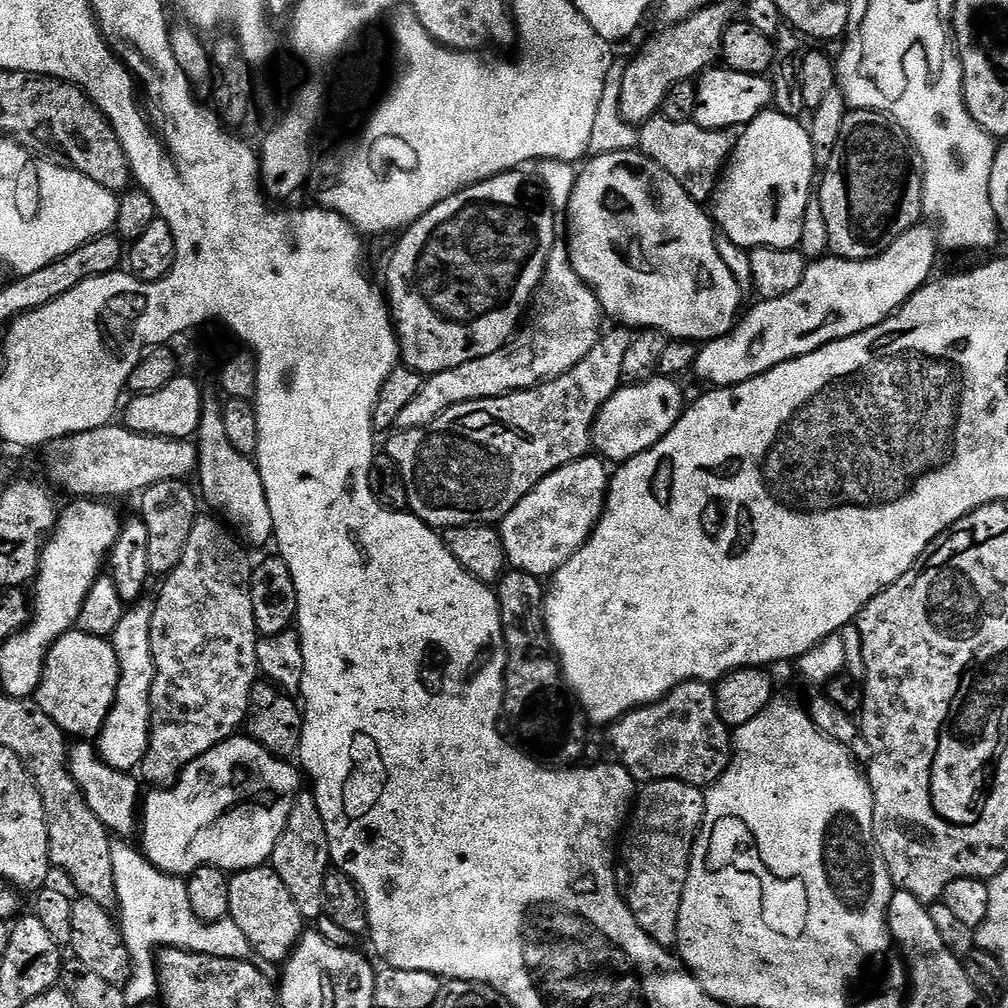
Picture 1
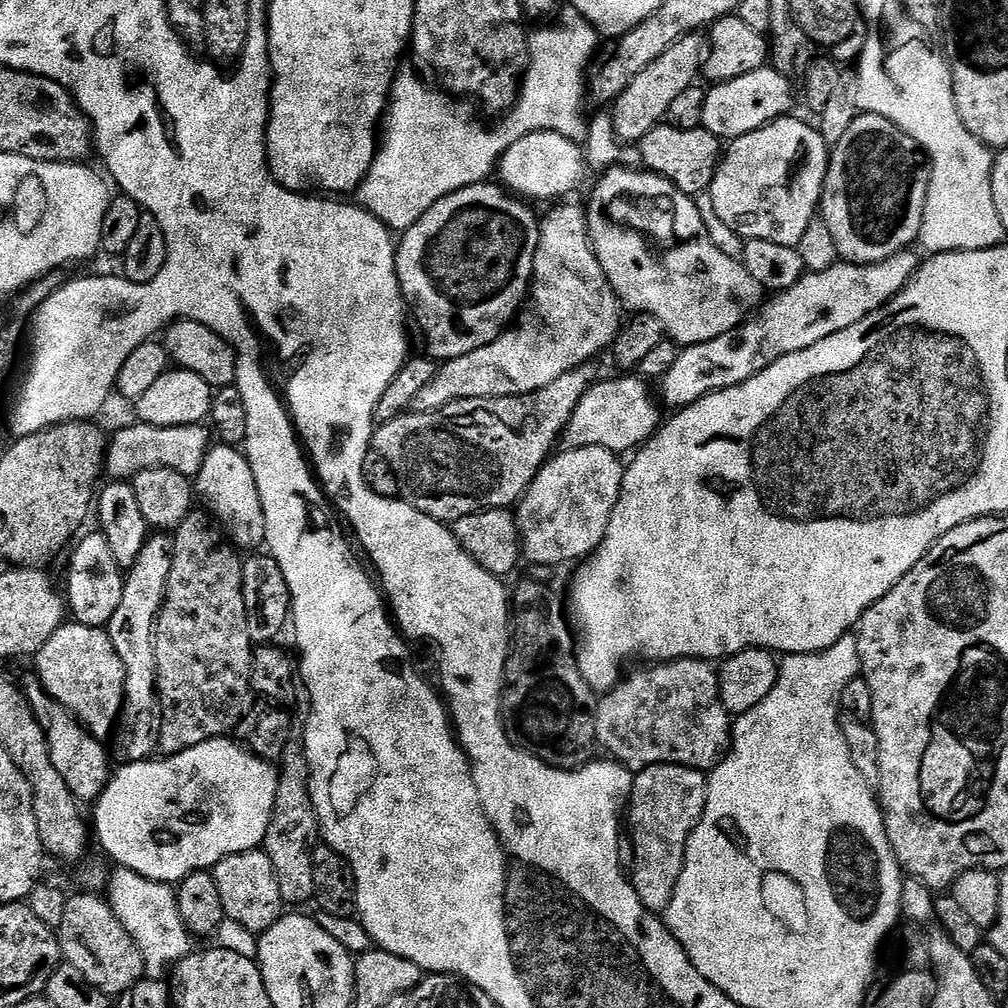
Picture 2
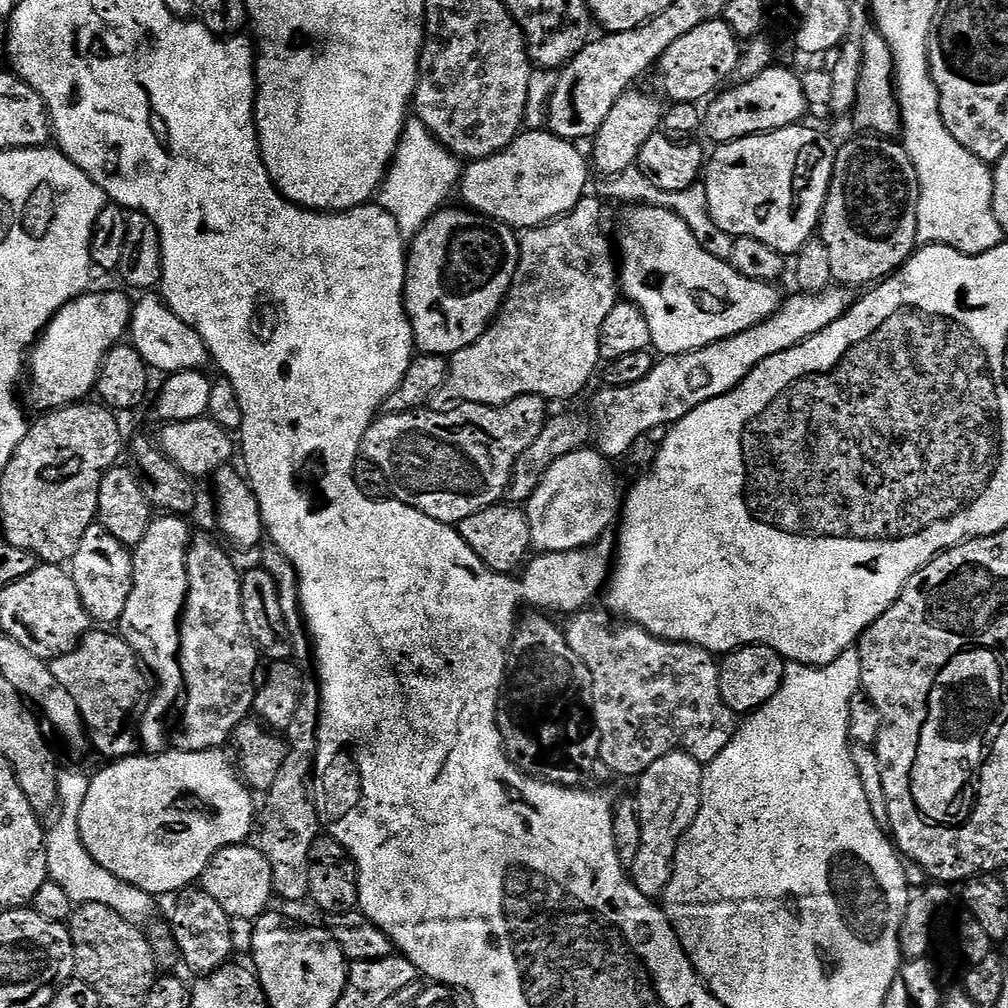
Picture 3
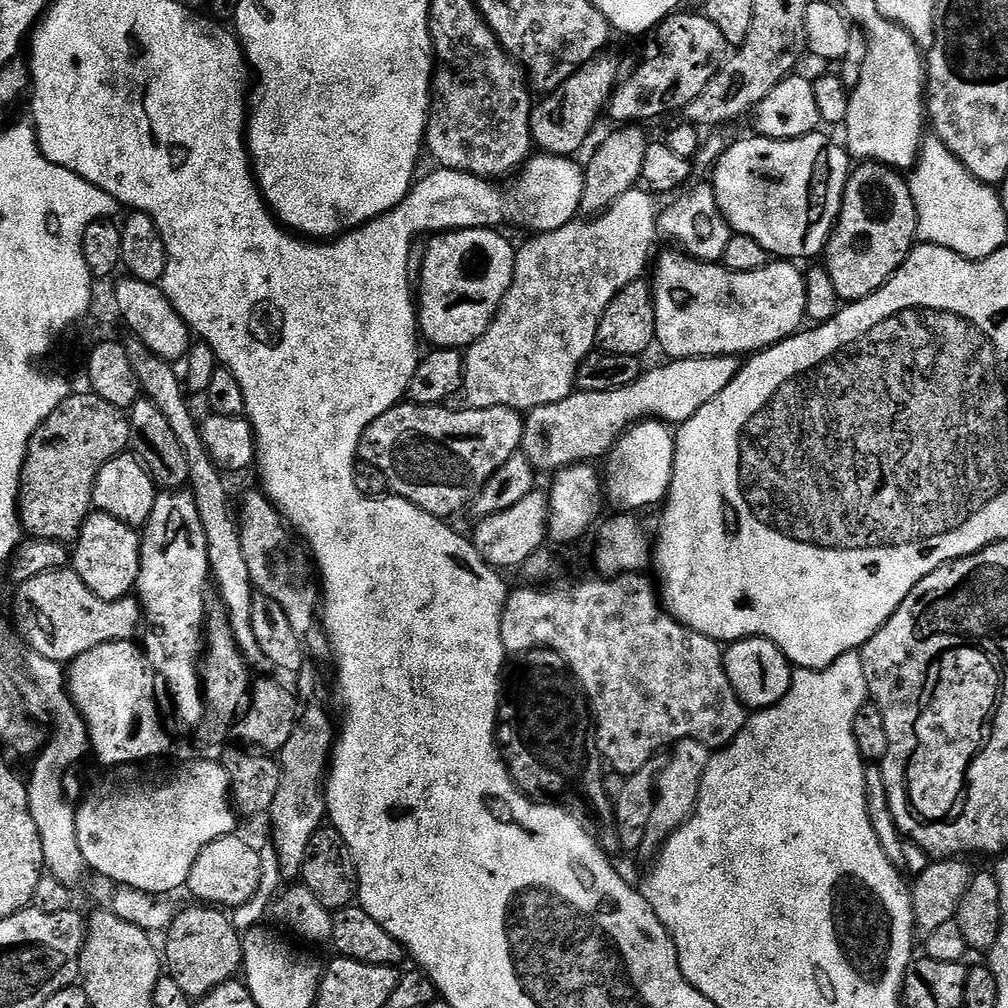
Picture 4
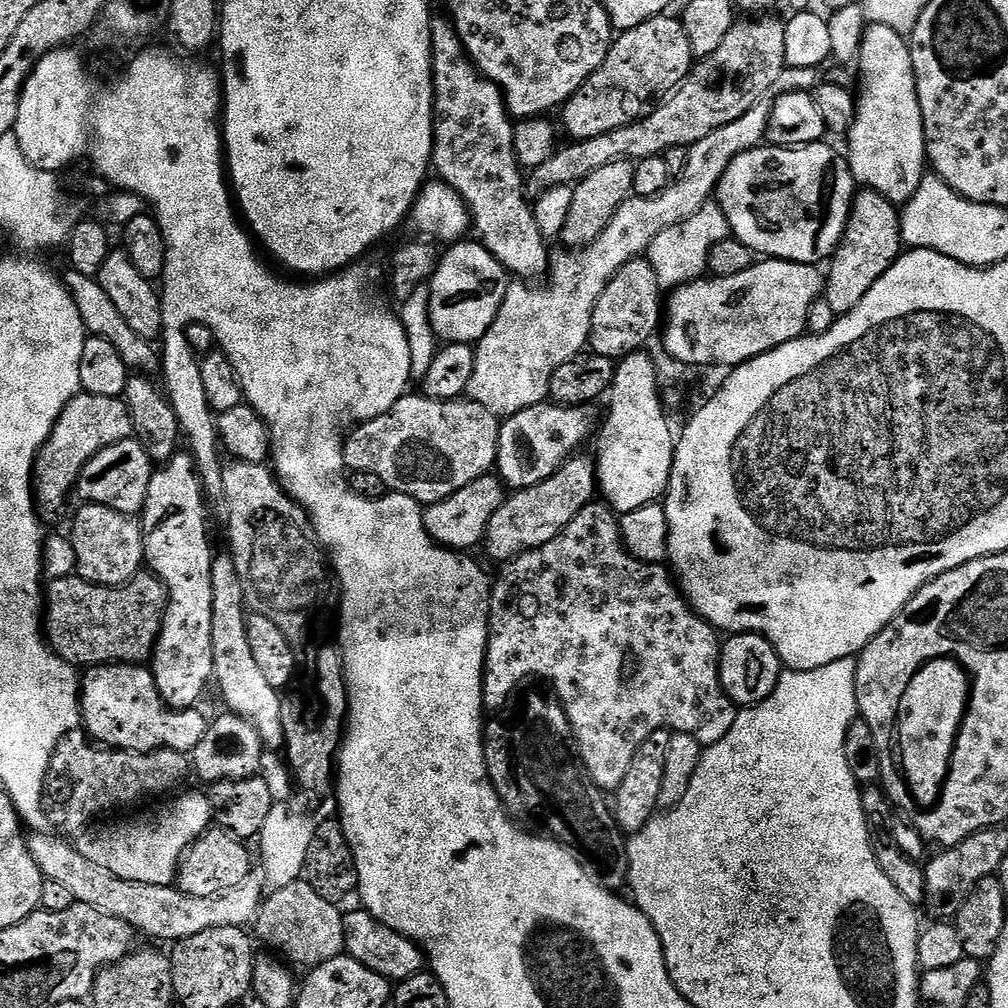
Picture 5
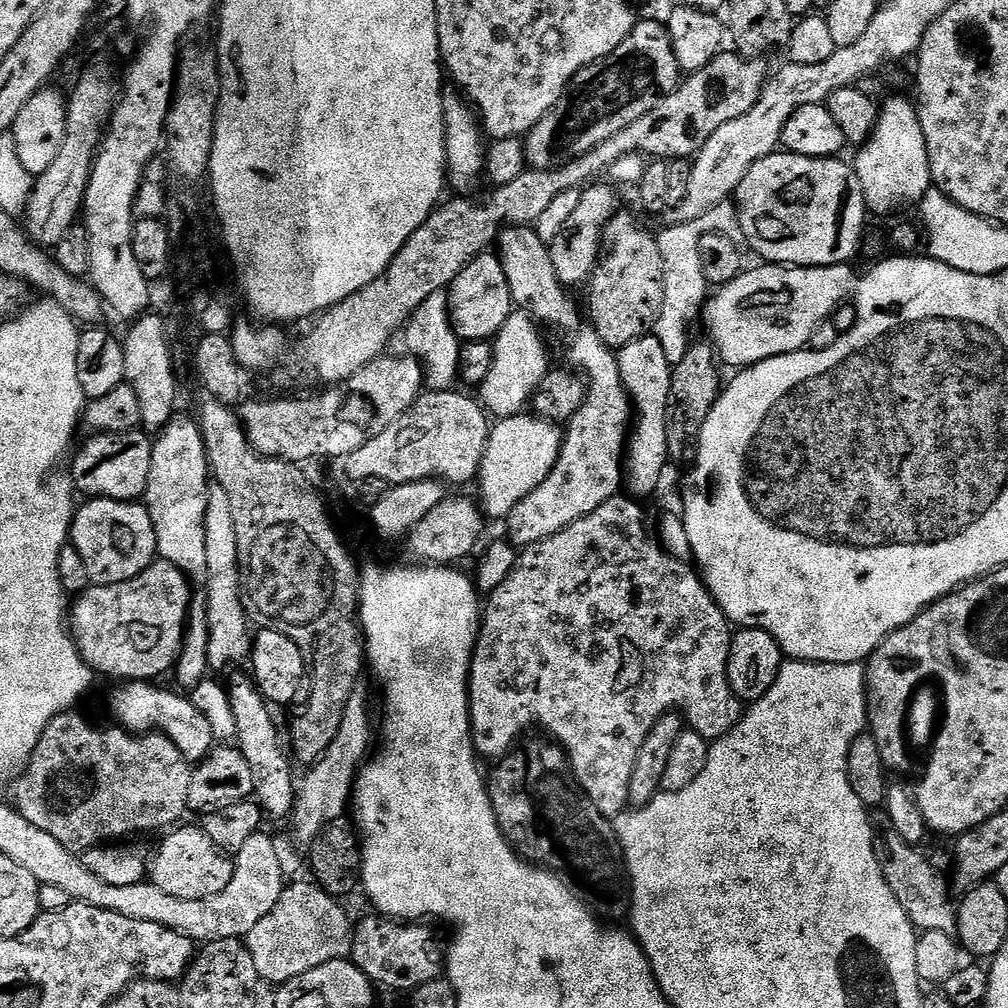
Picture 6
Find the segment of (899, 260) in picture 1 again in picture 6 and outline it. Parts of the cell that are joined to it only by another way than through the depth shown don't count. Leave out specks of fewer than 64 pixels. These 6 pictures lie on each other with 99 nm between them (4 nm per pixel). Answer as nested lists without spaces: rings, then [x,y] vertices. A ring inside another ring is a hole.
[[[517,414],[497,419],[491,425],[488,433],[486,454],[482,458],[478,473],[478,485],[480,484],[478,500],[483,511],[491,519],[493,516],[494,519],[503,521],[510,514],[510,510],[514,510],[514,506],[518,506],[518,502],[522,502],[522,498],[526,498],[526,494],[538,490],[538,486],[542,486],[542,482],[546,482],[550,470],[554,470],[554,466],[558,462],[560,448],[564,445],[565,433],[559,423],[543,420],[541,416],[535,414],[524,415]]]

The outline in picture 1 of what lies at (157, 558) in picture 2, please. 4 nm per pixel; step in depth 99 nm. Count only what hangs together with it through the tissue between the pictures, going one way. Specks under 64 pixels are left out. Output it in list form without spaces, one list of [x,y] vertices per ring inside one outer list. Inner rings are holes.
[[[136,602],[125,611],[122,622],[111,634],[110,643],[118,658],[119,681],[115,698],[103,727],[98,733],[98,751],[115,768],[136,770],[141,767],[144,751],[148,748],[149,730],[152,728],[149,690],[152,688],[152,651],[150,650],[150,622],[152,604]]]

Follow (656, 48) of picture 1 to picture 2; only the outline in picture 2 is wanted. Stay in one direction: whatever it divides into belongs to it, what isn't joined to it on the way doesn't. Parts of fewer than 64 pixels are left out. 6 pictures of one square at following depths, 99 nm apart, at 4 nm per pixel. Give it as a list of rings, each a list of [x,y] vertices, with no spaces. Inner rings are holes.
[[[700,34],[683,36],[674,46],[667,48],[656,62],[650,62],[642,74],[635,76],[626,90],[611,105],[610,113],[616,137],[625,145],[632,146],[665,119],[672,103],[701,75],[706,55],[706,40]]]

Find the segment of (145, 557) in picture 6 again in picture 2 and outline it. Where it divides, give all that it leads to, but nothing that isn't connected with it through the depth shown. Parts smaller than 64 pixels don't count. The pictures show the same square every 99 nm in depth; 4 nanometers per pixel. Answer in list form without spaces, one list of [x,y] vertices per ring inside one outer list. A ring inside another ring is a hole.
[[[92,530],[89,536],[83,536],[75,541],[71,549],[72,557],[68,560],[66,608],[75,623],[107,629],[110,618],[114,618],[118,606],[122,606],[126,572],[118,566],[118,562],[114,562],[114,554],[110,554],[110,545],[98,530]]]

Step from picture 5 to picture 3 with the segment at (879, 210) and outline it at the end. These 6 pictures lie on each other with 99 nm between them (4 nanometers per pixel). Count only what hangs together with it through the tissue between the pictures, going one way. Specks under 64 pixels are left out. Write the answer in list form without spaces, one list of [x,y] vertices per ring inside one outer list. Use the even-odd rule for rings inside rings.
[[[856,134],[853,140],[836,148],[832,181],[828,197],[825,198],[823,216],[820,217],[818,236],[830,254],[832,278],[837,285],[851,286],[853,289],[875,286],[889,279],[911,258],[918,247],[919,193],[914,162],[910,162],[910,154],[904,149],[903,143],[883,136]]]

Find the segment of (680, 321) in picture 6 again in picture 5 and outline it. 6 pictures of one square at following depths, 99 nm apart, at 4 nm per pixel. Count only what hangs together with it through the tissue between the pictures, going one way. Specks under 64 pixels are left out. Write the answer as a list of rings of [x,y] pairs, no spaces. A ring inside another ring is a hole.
[[[711,200],[705,203],[695,215],[658,234],[648,248],[646,258],[654,266],[661,289],[675,290],[690,281],[701,279],[707,273],[710,250],[718,242],[727,239],[730,231],[728,220],[719,203]]]

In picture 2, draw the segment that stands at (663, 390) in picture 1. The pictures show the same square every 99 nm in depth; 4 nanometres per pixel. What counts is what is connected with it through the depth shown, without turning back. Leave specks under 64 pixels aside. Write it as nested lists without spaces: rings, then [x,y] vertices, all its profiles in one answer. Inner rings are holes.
[[[639,375],[602,380],[589,386],[586,394],[582,394],[582,402],[574,406],[574,414],[570,414],[570,422],[564,427],[563,447],[605,447],[606,450],[617,454],[625,454],[624,452],[628,451],[631,453],[647,444],[656,435],[662,424],[661,405],[654,392],[652,397],[652,392],[648,389],[649,381]]]

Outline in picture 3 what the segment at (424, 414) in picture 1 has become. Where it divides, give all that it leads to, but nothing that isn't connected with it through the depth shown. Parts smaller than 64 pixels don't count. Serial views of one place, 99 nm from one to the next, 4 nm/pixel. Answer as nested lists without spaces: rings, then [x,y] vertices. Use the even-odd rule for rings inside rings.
[[[585,195],[579,200],[564,216],[559,216],[557,220],[550,220],[547,224],[539,224],[536,228],[527,229],[519,237],[520,241],[520,261],[518,270],[512,279],[510,290],[504,299],[504,305],[497,312],[495,320],[489,324],[488,329],[478,338],[478,342],[471,344],[469,348],[458,350],[451,356],[448,362],[448,377],[444,383],[444,388],[440,391],[439,399],[452,400],[448,402],[459,402],[462,404],[509,404],[511,400],[517,400],[519,396],[542,396],[545,401],[568,400],[571,396],[576,396],[592,380],[592,375],[597,375],[600,358],[600,335],[602,334],[602,322],[606,322],[606,314],[614,310],[618,302],[618,260],[614,255],[614,244],[608,241],[608,236],[604,233],[604,208],[595,195]]]

